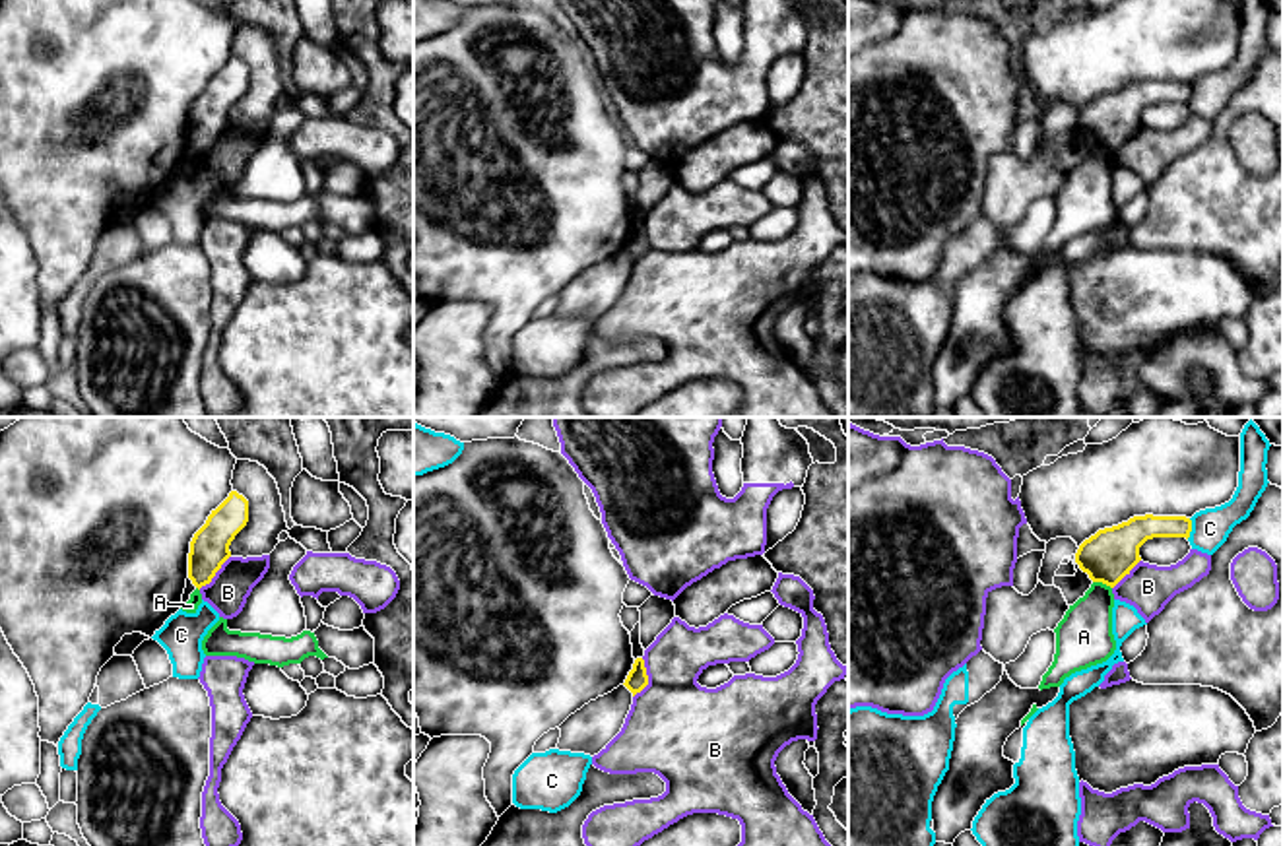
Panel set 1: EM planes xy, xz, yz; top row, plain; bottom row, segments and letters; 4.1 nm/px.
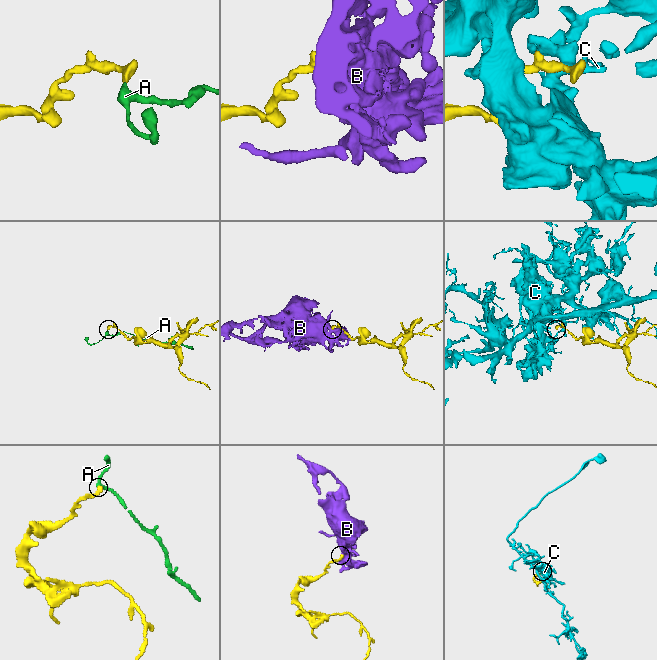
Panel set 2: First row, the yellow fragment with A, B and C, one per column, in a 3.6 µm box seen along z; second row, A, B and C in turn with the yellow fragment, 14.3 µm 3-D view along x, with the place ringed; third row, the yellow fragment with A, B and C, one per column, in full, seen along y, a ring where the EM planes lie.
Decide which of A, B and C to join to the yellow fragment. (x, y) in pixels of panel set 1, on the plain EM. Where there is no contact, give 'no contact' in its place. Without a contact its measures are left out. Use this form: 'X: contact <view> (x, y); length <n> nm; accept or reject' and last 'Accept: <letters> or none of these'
A: contact yz (1103, 148); length 90 nm; reject
B: contact xz (647, 243); length 170 nm; reject
C: contact yz (1190, 94); length 90 nm; reject
Accept: none of these

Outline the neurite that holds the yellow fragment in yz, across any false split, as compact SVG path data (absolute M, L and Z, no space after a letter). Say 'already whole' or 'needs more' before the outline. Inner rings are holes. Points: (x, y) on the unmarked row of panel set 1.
already whole | M1134 81L1085 105L1075 128L1093 147L1114 153L1141 126L1139 113L1153 103L1190 103L1186 81Z

